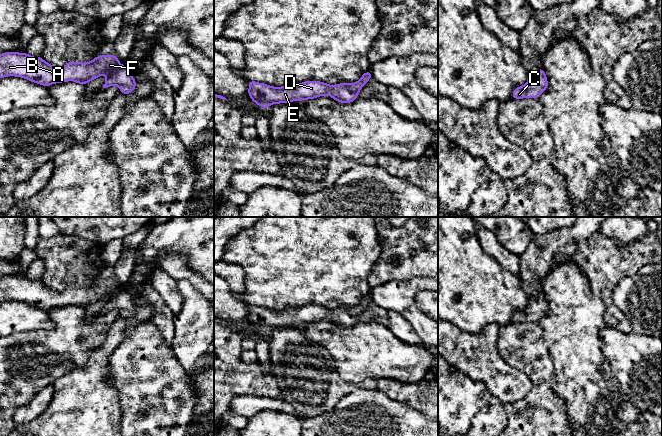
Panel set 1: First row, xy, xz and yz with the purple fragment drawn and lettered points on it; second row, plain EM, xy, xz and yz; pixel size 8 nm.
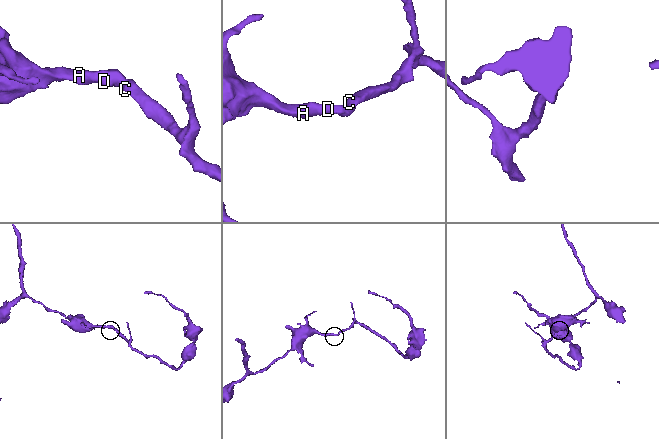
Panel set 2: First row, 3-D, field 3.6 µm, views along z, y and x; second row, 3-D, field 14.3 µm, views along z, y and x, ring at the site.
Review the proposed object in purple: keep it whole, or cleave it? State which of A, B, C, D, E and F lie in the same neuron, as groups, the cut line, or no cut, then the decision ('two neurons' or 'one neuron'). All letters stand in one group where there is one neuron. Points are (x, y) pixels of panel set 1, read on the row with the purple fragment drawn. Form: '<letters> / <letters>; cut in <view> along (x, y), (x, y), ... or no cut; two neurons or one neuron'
A B C D E F; no cut; one neuron

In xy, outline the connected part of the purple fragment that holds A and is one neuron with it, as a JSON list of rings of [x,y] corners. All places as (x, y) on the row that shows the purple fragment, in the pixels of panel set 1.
[[[7,52],[0,54],[0,78],[15,76],[43,86],[74,81],[82,86],[101,75],[106,75],[103,88],[116,85],[121,94],[130,94],[136,88],[136,80],[130,69],[121,65],[114,54],[99,55],[91,62],[71,61],[58,68],[27,53]]]

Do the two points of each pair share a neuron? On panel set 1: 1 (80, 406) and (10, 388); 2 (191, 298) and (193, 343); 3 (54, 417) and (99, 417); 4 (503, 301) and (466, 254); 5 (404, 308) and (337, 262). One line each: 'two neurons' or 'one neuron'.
1: two neurons
2: one neuron
3: one neuron
4: one neuron
5: two neurons

